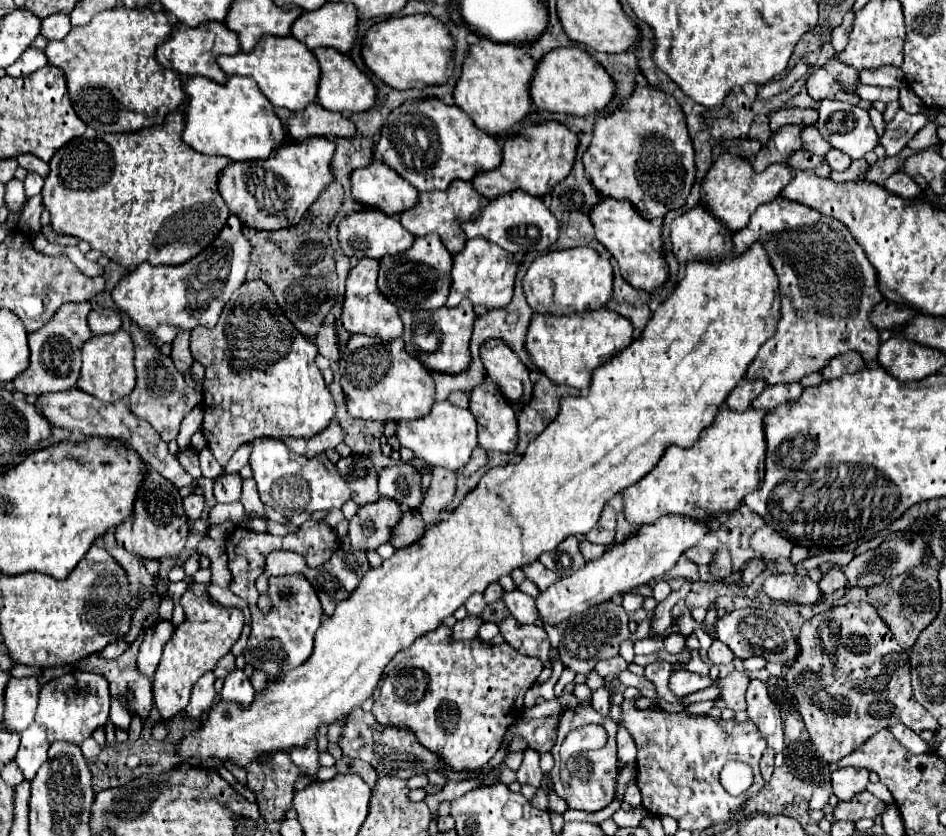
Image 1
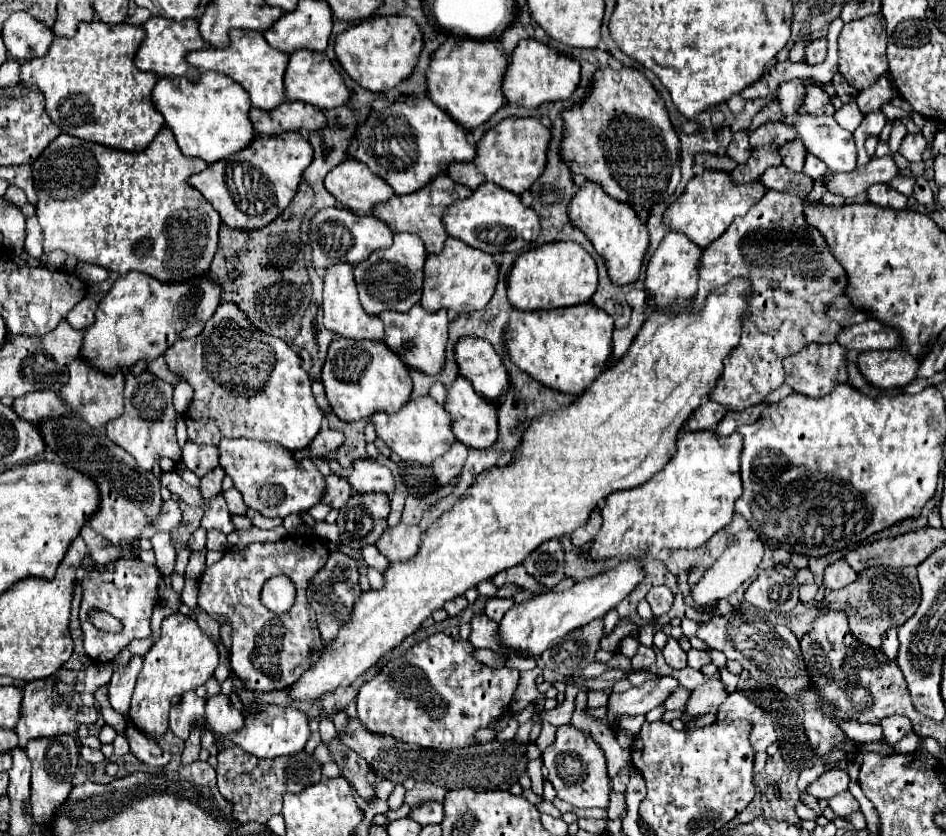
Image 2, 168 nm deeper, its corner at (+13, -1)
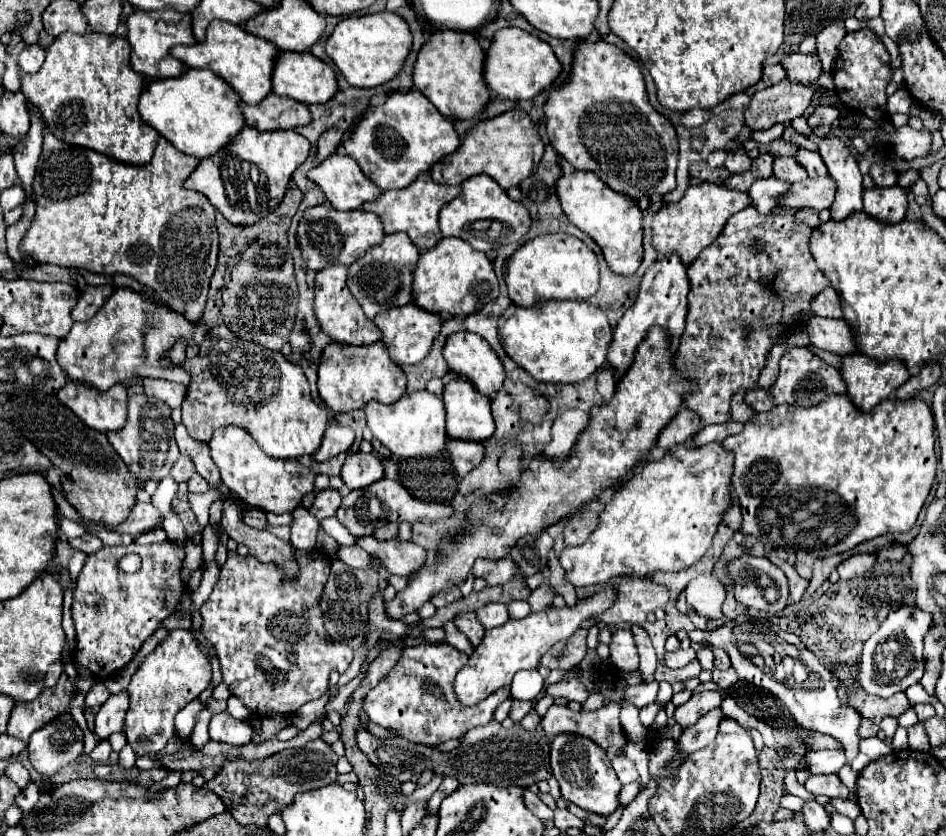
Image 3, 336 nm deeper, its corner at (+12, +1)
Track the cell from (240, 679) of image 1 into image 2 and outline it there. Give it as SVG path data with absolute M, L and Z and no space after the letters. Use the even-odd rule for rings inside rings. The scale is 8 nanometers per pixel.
M217 695L217 697L207 699L205 719L207 719L207 727L215 735L221 735L221 737L241 731L245 725L245 717L233 707L229 697L225 697L225 695Z

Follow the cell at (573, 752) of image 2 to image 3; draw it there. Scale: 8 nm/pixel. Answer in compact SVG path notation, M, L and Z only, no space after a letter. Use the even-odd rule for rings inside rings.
M572 735L554 737L550 745L550 767L552 767L552 775L560 785L560 793L566 801L598 815L610 815L616 811L618 807L616 797L622 785L610 765L608 753L600 749L600 745L588 741L586 737L572 737Z

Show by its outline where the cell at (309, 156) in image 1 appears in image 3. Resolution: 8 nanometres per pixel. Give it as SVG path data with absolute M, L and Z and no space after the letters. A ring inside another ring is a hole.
M244 127L232 143L216 155L202 159L196 171L184 181L184 187L204 193L232 225L254 225L280 205L294 169L308 159L308 153L310 141L292 129L258 131Z

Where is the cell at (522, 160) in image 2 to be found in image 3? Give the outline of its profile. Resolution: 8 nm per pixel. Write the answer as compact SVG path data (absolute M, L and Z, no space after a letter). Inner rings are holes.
M512 109L494 119L480 121L474 129L466 133L462 147L456 153L438 161L430 173L432 173L432 179L436 179L438 183L446 183L446 185L460 185L468 177L486 173L502 189L510 189L510 187L520 185L524 177L532 175L532 171L538 167L542 159L542 153L544 153L544 143L532 119L528 117L528 113Z

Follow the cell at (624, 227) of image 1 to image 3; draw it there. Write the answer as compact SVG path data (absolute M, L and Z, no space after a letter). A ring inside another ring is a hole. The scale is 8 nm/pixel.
M574 171L574 173L562 175L556 183L556 193L560 197L566 217L600 245L610 271L624 277L634 275L644 255L642 211L638 209L638 205L632 203L622 193L608 189L608 185L604 185L604 181L596 177L596 173Z

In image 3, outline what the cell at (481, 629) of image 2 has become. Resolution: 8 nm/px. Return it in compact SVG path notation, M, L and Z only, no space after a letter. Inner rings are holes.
M470 611L470 613L462 613L462 615L458 615L456 619L454 619L454 623L458 625L458 629L470 639L470 643L476 647L476 645L480 645L480 641L482 641L482 635L484 635L484 627L480 625L480 621L478 621L478 617L476 617L476 613L474 611Z

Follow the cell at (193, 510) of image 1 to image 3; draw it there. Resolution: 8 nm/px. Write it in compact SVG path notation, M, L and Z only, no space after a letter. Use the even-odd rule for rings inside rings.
M138 503L136 507L134 507L134 511L132 511L132 515L128 517L128 521L124 521L124 525L118 525L116 529L110 529L110 531L116 531L116 533L130 533L132 537L138 537L138 535L142 535L142 533L148 533L148 531L152 531L152 529L158 529L162 525L162 513L152 505L152 503Z

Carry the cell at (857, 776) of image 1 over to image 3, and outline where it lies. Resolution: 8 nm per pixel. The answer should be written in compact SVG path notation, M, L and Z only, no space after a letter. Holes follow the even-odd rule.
M810 775L804 783L804 787L814 795L826 795L826 797L848 797L848 787L840 781L838 775Z

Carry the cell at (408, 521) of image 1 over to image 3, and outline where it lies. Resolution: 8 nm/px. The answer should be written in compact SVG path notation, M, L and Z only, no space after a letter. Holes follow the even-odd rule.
M368 535L356 539L356 543L370 555L378 557L382 565L388 569L388 573L396 573L400 577L410 577L426 561L426 551L414 541L402 541L398 537L380 541L374 535Z

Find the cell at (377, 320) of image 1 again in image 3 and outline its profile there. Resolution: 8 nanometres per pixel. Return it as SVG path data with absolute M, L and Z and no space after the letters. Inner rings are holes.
M330 265L316 275L316 301L314 311L316 319L326 335L330 335L338 343L352 343L352 345L366 345L380 341L380 329L376 329L374 321L364 317L358 301L352 297L346 285L348 267L346 265Z

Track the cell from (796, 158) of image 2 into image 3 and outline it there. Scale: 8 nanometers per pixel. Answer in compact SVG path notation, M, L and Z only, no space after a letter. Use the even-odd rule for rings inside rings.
M776 157L774 159L774 175L788 183L804 181L808 177L806 169L794 157Z

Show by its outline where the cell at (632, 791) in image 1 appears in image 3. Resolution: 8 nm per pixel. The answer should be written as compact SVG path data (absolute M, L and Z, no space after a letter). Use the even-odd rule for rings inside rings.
M614 757L612 767L614 767L614 771L616 771L616 775L618 775L622 785L638 781L638 771L636 771L634 763L628 757Z

